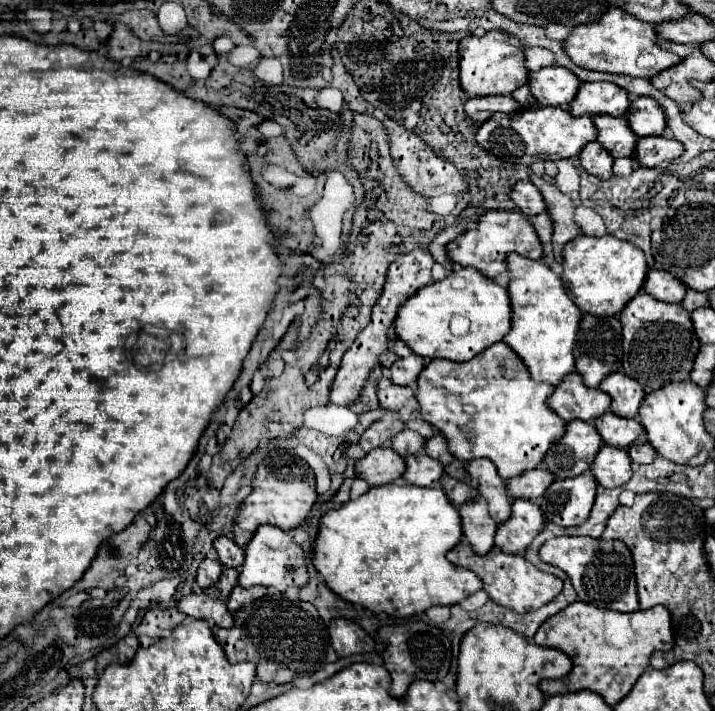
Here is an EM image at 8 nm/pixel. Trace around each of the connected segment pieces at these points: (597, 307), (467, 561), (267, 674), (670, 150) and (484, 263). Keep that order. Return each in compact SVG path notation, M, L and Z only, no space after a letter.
M580 234L570 240L562 250L562 268L562 282L572 296L572 302L592 316L620 314L622 308L640 292L642 280L648 272L644 252L626 240L614 238L612 234L600 238Z
M458 542L446 554L446 558L456 566L472 570L482 580L482 584L484 584L482 588L486 590L486 594L496 604L500 604L504 608L510 608L510 610L514 610L518 614L538 610L540 606L548 604L550 600L554 600L562 592L562 580L560 578L556 578L552 574L546 574L546 572L540 572L536 566L526 562L524 556L504 554L498 548L492 548L486 556L478 556L478 554L474 554L474 550L472 550L472 546L468 542Z
M260 598L234 612L232 628L212 628L216 642L222 646L230 664L250 660L256 664L258 680L268 684L286 684L302 674L312 674L322 668L328 650L328 630L318 616L318 610L300 600Z
M662 136L638 138L636 150L634 150L636 162L644 168L654 168L662 162L672 162L678 156L682 156L682 144Z
M488 210L478 220L476 228L458 234L452 242L446 244L446 254L454 264L460 264L464 268L466 266L476 268L486 278L496 278L506 270L504 258L510 252L518 252L520 256L530 260L540 260L542 256L542 244L532 224L520 212L512 212L512 210Z

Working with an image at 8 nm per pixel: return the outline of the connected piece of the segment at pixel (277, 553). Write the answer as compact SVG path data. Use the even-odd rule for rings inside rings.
M260 526L254 532L254 538L246 546L246 560L240 568L238 584L242 584L242 588L262 584L266 588L268 586L276 588L278 592L284 592L288 586L302 588L308 582L306 564L308 564L308 560L304 558L302 548L284 530L274 528L274 526Z

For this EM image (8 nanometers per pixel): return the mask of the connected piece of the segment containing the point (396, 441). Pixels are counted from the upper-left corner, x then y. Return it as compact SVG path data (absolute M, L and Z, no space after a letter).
M402 430L400 434L396 434L396 436L392 438L392 450L406 458L406 456L410 456L410 454L418 454L418 452L422 452L424 442L426 442L426 440L424 440L418 432Z

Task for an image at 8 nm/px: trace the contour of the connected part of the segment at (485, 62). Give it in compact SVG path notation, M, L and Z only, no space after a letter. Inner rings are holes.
M498 30L486 32L484 36L466 36L458 44L460 62L460 86L470 96L510 96L516 88L528 82L528 70L524 68L524 52L520 46L508 44L510 36Z

